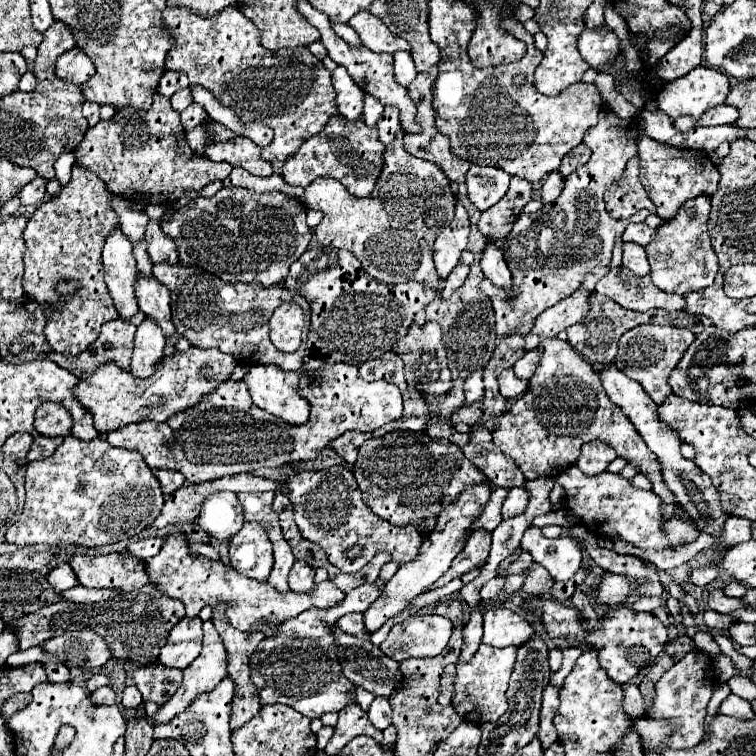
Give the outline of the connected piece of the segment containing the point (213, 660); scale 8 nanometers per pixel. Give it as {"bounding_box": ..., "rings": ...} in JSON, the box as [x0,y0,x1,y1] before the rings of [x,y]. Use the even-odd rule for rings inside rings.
{"bounding_box":[155,619,227,725],"rings":[[[209,619],[209,621],[203,623],[203,651],[201,651],[201,655],[183,671],[183,683],[181,683],[181,687],[179,687],[177,693],[159,709],[159,713],[155,715],[155,725],[167,723],[171,717],[179,715],[197,695],[201,695],[201,693],[205,693],[205,691],[211,691],[225,675],[227,675],[227,649],[225,649],[225,645],[223,645],[223,641],[221,641],[221,637],[219,637],[215,625],[213,625],[213,621]]]}

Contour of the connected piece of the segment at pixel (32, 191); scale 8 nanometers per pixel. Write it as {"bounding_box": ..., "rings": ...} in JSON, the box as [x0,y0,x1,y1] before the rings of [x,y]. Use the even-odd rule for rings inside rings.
{"bounding_box":[19,177,47,207],"rings":[[[35,177],[33,183],[27,183],[19,193],[21,205],[27,207],[27,205],[41,203],[45,197],[45,185],[47,185],[47,179],[43,179],[43,177]]]}

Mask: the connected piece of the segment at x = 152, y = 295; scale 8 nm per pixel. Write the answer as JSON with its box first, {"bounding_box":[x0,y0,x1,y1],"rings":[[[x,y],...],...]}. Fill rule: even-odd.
{"bounding_box":[135,273,175,337],"rings":[[[137,273],[137,285],[135,285],[135,295],[139,299],[139,309],[155,319],[163,333],[169,337],[175,327],[171,323],[171,309],[169,309],[169,289],[161,285],[153,275],[141,275]]]}

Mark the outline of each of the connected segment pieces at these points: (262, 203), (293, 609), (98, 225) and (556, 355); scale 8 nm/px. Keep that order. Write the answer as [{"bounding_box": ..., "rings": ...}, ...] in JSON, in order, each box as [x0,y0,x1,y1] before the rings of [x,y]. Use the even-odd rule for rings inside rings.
[{"bounding_box":[163,187,311,287],"rings":[[[223,187],[213,197],[193,199],[163,225],[177,243],[179,261],[215,273],[229,283],[257,281],[265,287],[281,283],[289,265],[307,251],[311,229],[305,223],[305,205],[281,191],[253,193],[243,187]]]},{"bounding_box":[145,535,345,631],"rings":[[[169,535],[161,551],[149,561],[145,561],[145,567],[153,585],[157,585],[161,593],[180,600],[185,605],[189,617],[197,615],[205,605],[215,607],[221,601],[231,603],[231,609],[227,609],[225,615],[229,617],[231,625],[241,631],[249,631],[253,629],[253,625],[277,625],[313,607],[331,609],[333,605],[339,605],[345,599],[345,593],[337,589],[329,579],[317,583],[315,591],[311,593],[293,593],[293,591],[279,593],[267,583],[259,583],[255,579],[237,573],[231,565],[223,565],[221,561],[211,561],[207,557],[191,555],[183,535]]]},{"bounding_box":[23,165,119,355],"rings":[[[73,165],[71,181],[61,187],[59,195],[37,207],[23,231],[27,245],[23,259],[23,289],[37,303],[57,305],[57,311],[45,325],[47,341],[57,353],[79,355],[99,337],[99,329],[105,321],[119,317],[103,281],[101,263],[103,241],[119,223],[107,197],[105,183],[95,173],[89,173],[81,165]],[[61,279],[77,281],[81,289],[73,297],[59,297],[53,291],[53,285]]]},{"bounding_box":[493,337,677,519],"rings":[[[559,337],[545,339],[541,345],[545,353],[529,381],[529,389],[509,407],[509,411],[501,415],[499,425],[493,431],[493,443],[519,465],[527,481],[533,481],[541,475],[557,477],[576,462],[584,443],[609,443],[619,457],[639,467],[639,471],[651,479],[653,491],[663,499],[663,517],[667,519],[673,515],[673,505],[677,501],[661,479],[657,457],[649,451],[629,417],[625,417],[625,413],[621,413],[621,409],[609,401],[591,363],[573,345],[569,345],[569,341]]]}]

